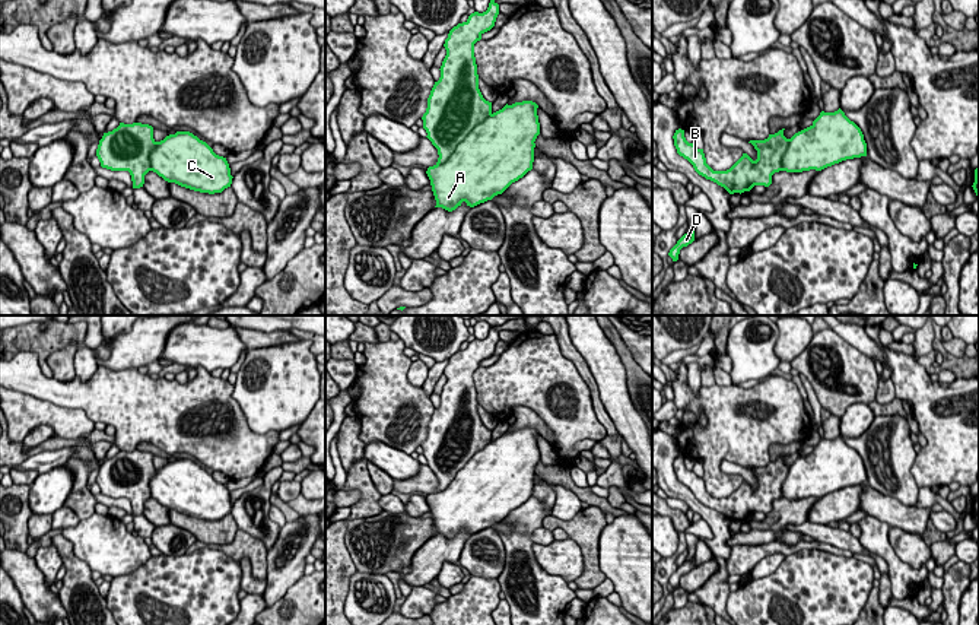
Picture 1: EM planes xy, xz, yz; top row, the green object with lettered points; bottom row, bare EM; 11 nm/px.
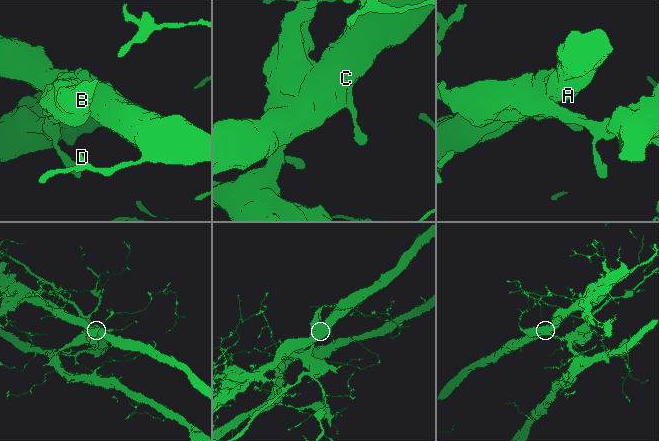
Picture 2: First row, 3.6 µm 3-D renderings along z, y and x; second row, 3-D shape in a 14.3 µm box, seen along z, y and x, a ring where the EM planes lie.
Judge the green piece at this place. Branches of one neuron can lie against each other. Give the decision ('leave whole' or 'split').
split

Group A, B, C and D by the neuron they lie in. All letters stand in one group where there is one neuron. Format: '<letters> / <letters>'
A C D / B

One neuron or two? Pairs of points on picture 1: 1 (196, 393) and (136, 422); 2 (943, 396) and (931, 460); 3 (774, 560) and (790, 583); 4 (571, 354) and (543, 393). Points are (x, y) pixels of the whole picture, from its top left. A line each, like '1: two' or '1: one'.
1: one
2: one
3: two
4: two

